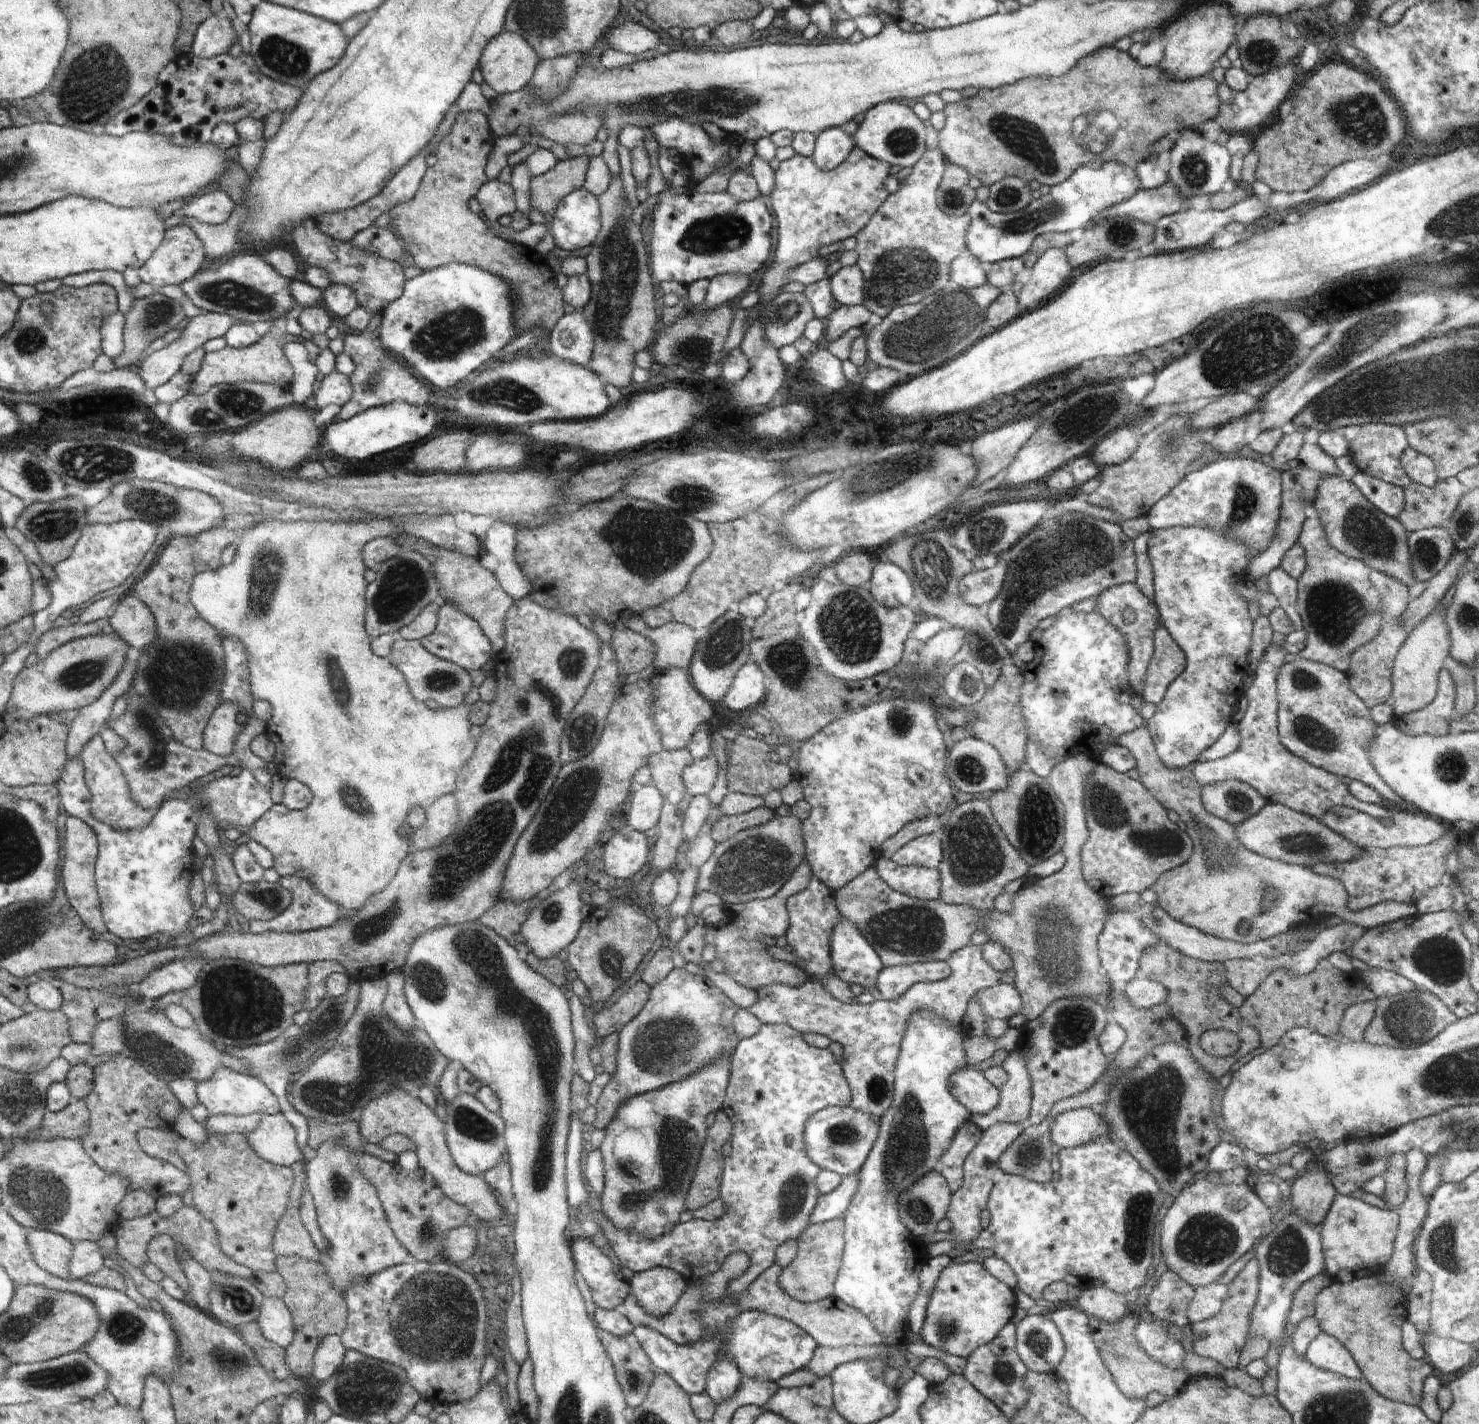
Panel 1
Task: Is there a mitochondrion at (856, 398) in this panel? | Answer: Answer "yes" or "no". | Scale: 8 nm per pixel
no

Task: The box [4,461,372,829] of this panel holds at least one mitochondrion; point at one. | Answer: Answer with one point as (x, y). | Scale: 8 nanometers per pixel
(182, 673)

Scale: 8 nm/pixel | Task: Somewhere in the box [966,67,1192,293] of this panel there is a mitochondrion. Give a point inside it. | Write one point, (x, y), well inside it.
(1025, 139)

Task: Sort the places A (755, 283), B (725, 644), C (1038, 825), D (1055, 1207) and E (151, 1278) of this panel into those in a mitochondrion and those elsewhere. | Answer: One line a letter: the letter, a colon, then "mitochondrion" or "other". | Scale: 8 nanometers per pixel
A: other
B: mitochondrion
C: mitochondrion
D: other
E: other

